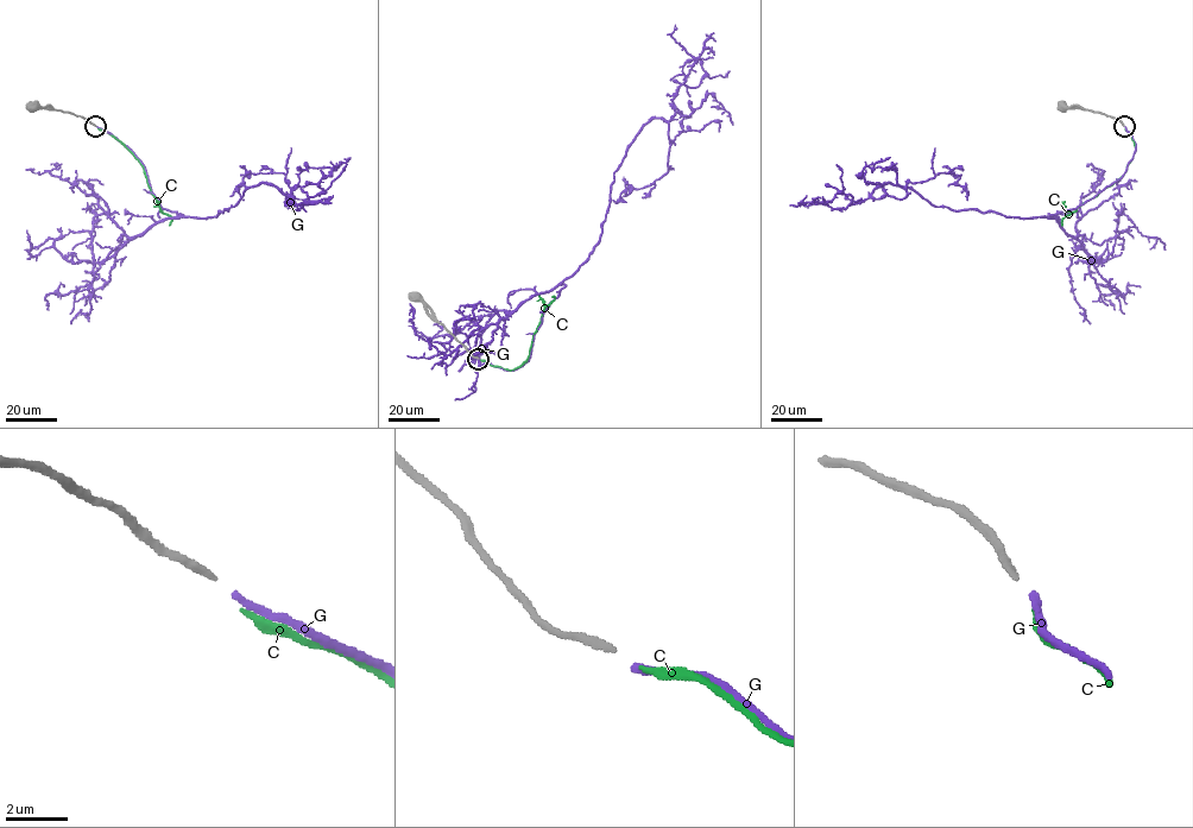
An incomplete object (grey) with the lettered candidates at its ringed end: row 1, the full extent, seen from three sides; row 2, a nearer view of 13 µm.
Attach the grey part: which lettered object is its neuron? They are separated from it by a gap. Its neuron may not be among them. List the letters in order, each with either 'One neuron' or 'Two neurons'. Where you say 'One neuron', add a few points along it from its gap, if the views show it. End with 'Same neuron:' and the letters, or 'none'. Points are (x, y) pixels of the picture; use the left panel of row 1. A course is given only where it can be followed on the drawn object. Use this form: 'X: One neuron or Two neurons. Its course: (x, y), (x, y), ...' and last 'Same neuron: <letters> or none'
C: Two neurons
G: One neuron. Its course: (98, 126), (178, 216), (215, 217), (263, 183), (285, 198), (285, 175), (245, 176), (244, 200)
Same neuron: G

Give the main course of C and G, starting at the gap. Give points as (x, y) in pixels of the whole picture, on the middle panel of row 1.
C: (480, 359), (509, 370), (526, 361), (542, 313), (551, 297)
G: (480, 359), (528, 360), (543, 313), (598, 242), (613, 172), (663, 118), (668, 170), (626, 202)

